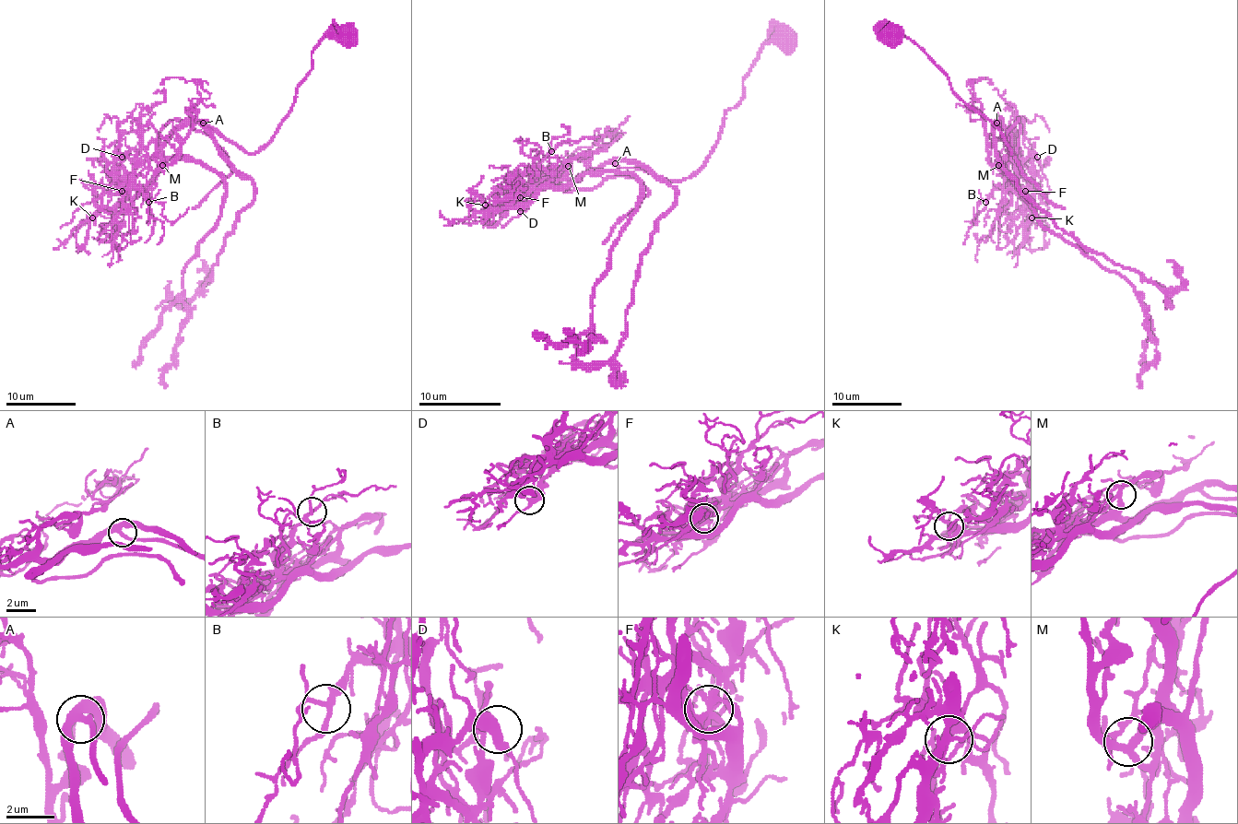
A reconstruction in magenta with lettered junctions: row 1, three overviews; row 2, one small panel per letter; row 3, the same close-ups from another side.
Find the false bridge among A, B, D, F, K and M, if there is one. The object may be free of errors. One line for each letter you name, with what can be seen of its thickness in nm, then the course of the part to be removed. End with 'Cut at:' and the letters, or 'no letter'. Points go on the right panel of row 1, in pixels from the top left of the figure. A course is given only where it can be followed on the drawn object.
F: Thickness 260 nm. Course of the part to remove: (1024, 192), (1005, 158), (1004, 172), (1037, 219), (1133, 288), (1156, 344), (1142, 388)
Cut at: F

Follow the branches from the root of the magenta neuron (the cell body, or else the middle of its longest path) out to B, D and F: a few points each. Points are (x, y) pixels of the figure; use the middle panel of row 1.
B: (551, 178), (553, 174), (541, 166), (541, 161), (551, 151)
D: (551, 178), (549, 176), (545, 180), (520, 211)
F: (551, 178), (547, 176), (538, 184), (528, 184), (520, 196)

